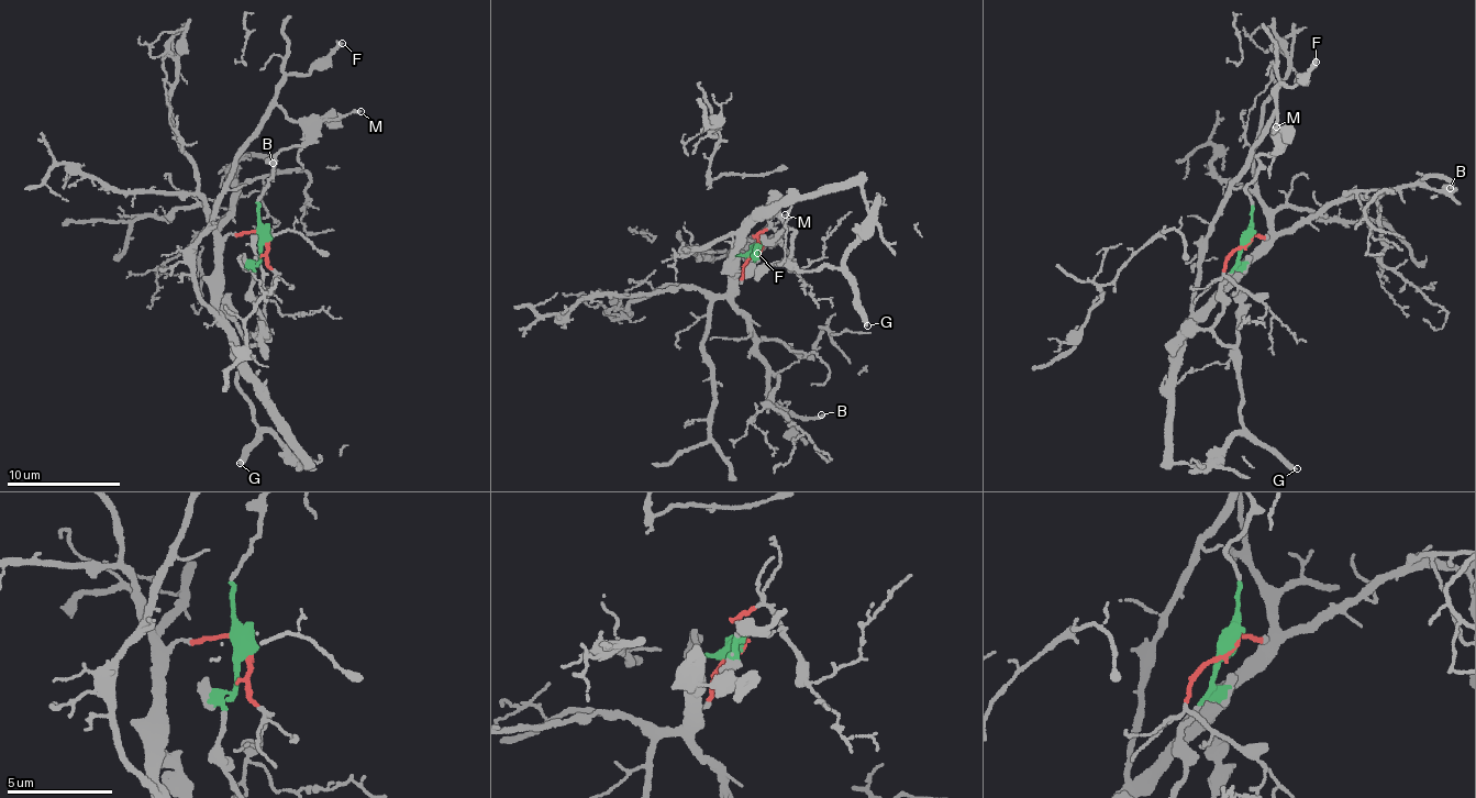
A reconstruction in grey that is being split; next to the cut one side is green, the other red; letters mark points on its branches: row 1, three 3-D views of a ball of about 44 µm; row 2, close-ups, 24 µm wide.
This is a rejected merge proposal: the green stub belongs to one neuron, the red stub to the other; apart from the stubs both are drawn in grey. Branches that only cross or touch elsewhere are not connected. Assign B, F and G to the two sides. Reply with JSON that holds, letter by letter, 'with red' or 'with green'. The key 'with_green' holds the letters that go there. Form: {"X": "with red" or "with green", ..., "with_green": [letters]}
{"B": "with red", "F": "with red", "G": "with green", "with_green": ["G"]}

